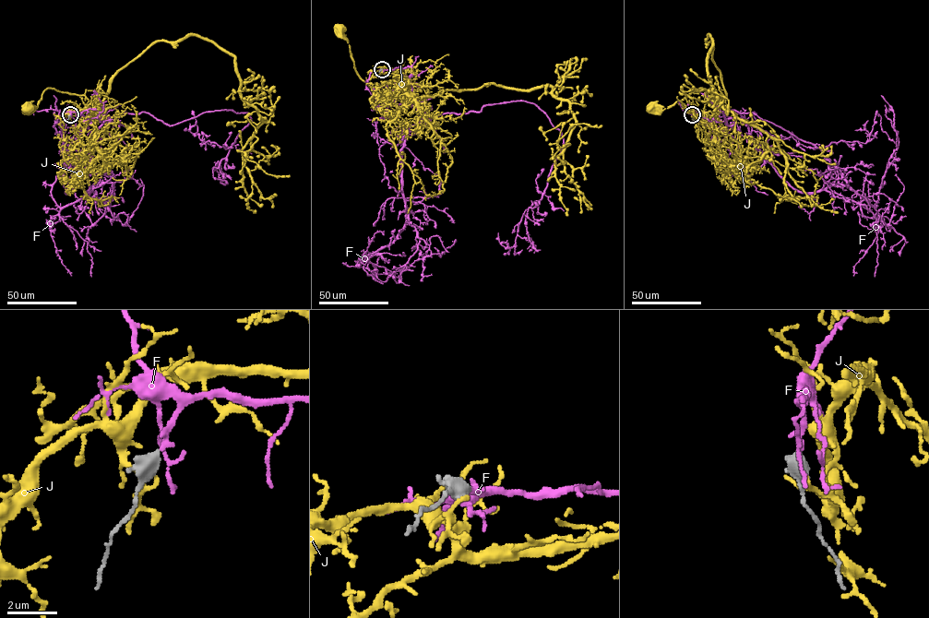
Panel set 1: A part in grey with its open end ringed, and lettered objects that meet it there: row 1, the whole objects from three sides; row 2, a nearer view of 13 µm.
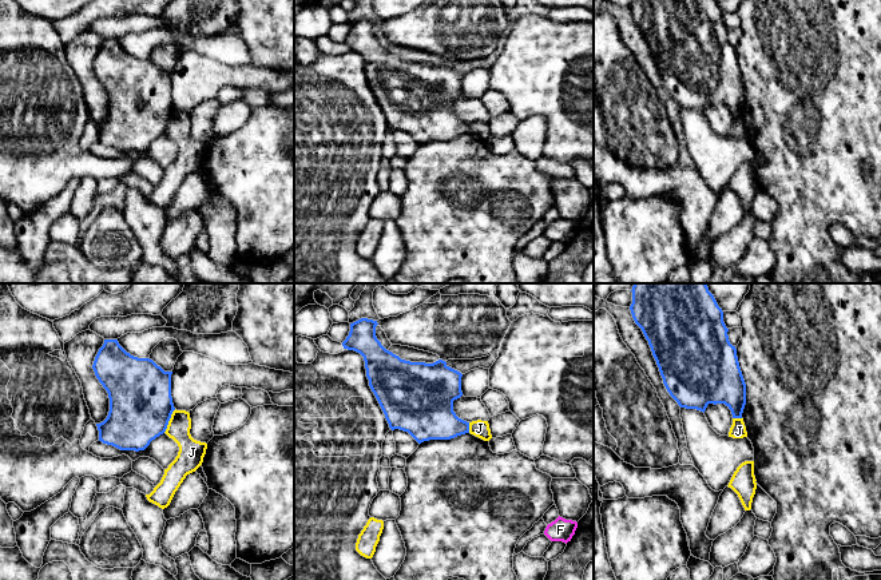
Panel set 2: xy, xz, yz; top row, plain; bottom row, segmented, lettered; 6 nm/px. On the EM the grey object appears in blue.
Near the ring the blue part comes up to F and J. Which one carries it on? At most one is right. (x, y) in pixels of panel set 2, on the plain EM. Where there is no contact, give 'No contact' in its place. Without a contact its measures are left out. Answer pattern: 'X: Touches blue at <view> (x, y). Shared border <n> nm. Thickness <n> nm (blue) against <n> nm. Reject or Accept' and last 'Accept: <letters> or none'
F: No contact. Accept
J: Touches blue at xy (169, 120). Shared border 160 nm. Thickness 380 nm (blue) against 160 nm. Reject
Accept: F

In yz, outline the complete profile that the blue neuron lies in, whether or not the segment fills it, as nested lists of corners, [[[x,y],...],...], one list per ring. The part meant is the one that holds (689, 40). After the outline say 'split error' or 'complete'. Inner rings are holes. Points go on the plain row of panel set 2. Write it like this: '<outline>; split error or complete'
[[[632,0],[630,11],[648,41],[667,92],[680,108],[705,114],[709,104],[725,104],[733,119],[742,119],[746,84],[715,0]]]; complete

